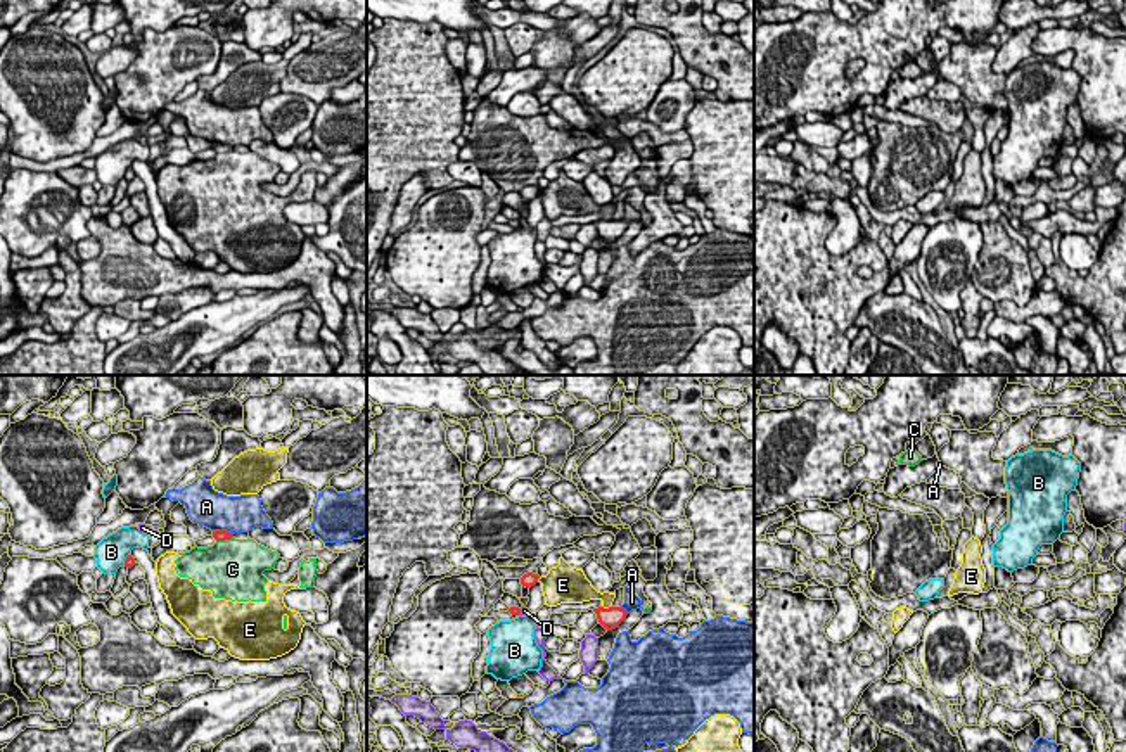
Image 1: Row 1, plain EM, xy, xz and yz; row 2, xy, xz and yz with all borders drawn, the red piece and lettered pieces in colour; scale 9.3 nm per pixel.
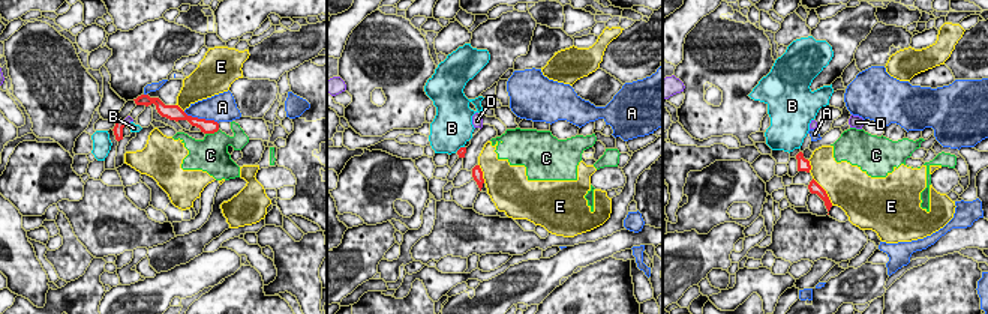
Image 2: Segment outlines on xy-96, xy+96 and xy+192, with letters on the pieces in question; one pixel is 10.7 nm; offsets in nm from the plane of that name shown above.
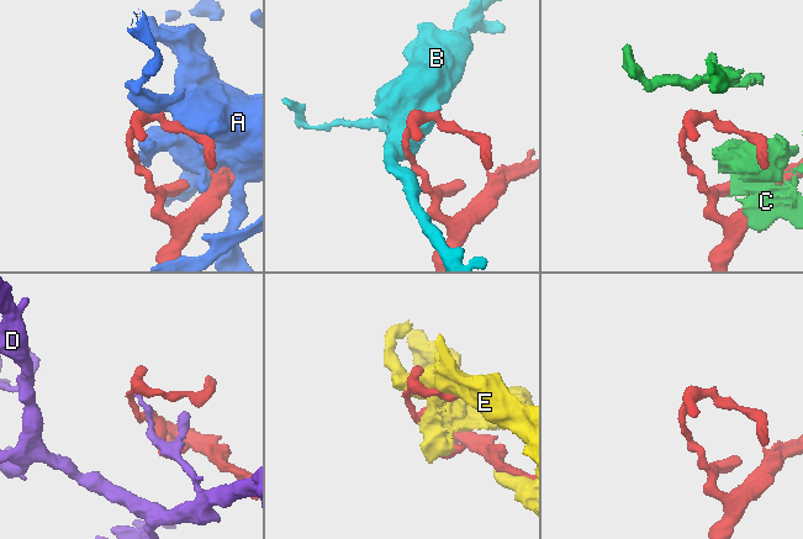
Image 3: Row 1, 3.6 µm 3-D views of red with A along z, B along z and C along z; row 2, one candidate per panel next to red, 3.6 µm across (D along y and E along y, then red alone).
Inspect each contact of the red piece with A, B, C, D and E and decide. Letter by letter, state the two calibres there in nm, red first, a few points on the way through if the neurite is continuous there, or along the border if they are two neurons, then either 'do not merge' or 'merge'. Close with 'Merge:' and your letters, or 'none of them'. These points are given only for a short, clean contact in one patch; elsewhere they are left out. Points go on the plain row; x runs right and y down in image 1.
A: 200 nm thick on the red side, 160 nm on the other; do not merge
B: 90 nm thick on the red side, 300 nm on the other; border along xy (130, 166), (123, 177); do not merge
C: 100 nm thick on the red side, 500 nm on the other; do not merge
D: 90 nm thick on the red side, 70 nm on the other; do not merge
E: 200 nm thick on the red side, 180 nm on the other; do not merge
Merge: none of them

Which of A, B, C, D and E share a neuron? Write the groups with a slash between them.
A / B / C E / D

